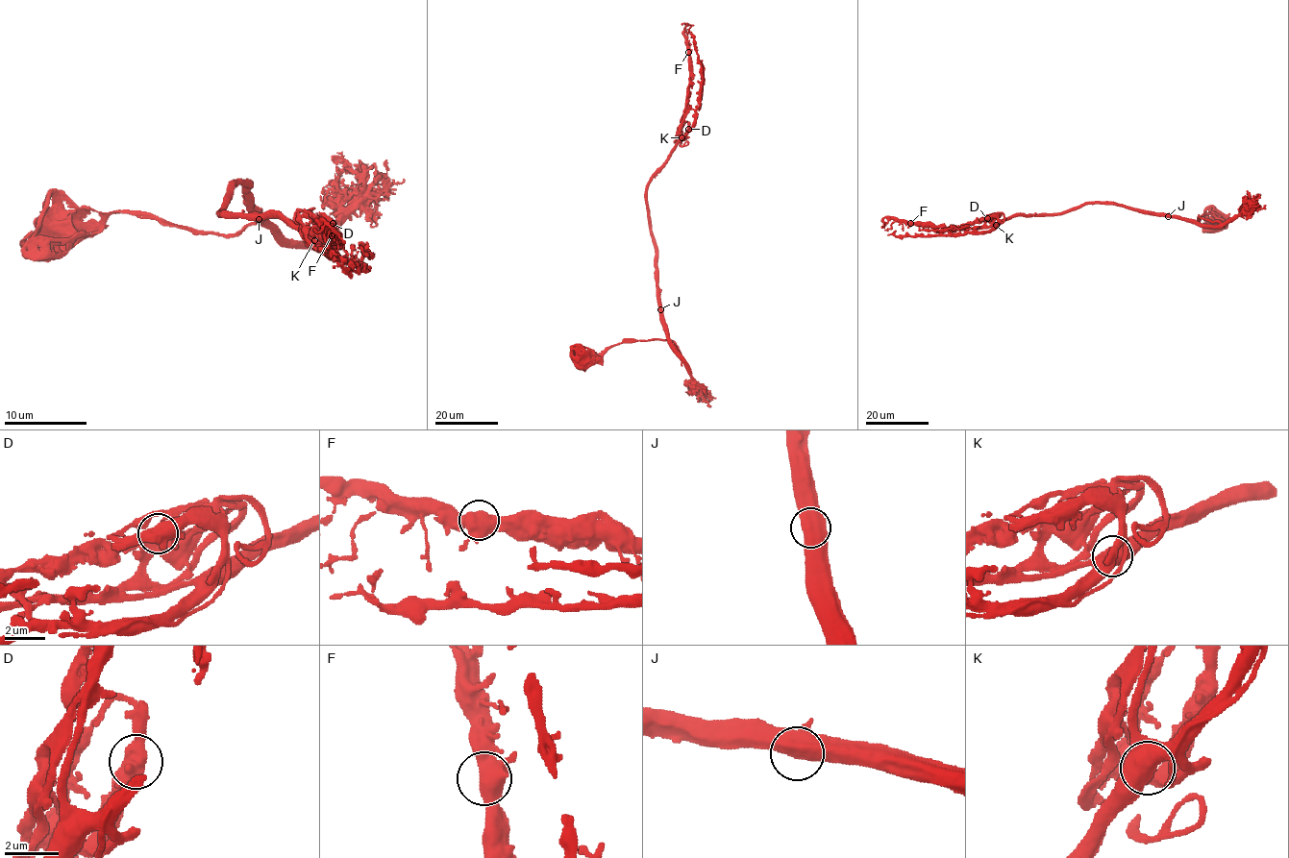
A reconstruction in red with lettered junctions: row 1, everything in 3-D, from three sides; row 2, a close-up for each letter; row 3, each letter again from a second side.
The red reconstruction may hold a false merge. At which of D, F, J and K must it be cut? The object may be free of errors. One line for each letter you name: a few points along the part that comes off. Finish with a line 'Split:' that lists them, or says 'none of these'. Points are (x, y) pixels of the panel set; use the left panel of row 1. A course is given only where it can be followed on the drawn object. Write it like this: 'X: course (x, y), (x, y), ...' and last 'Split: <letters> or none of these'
Split: none of these

